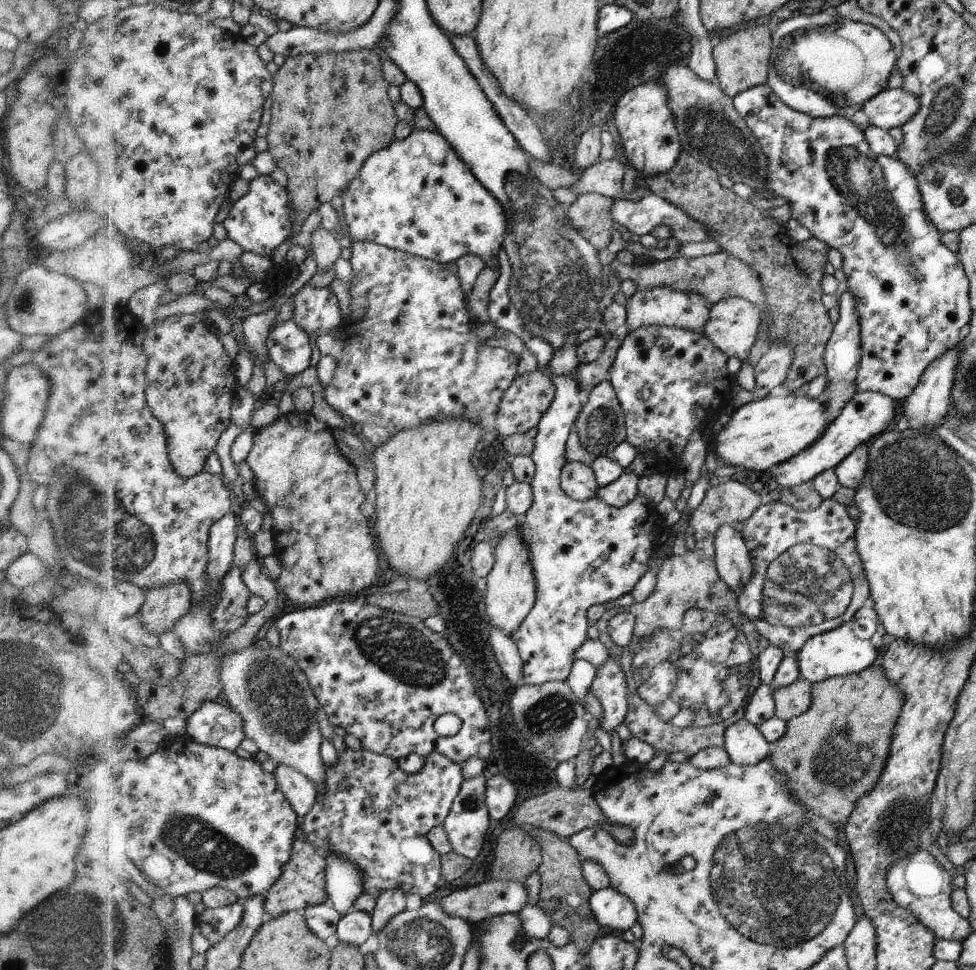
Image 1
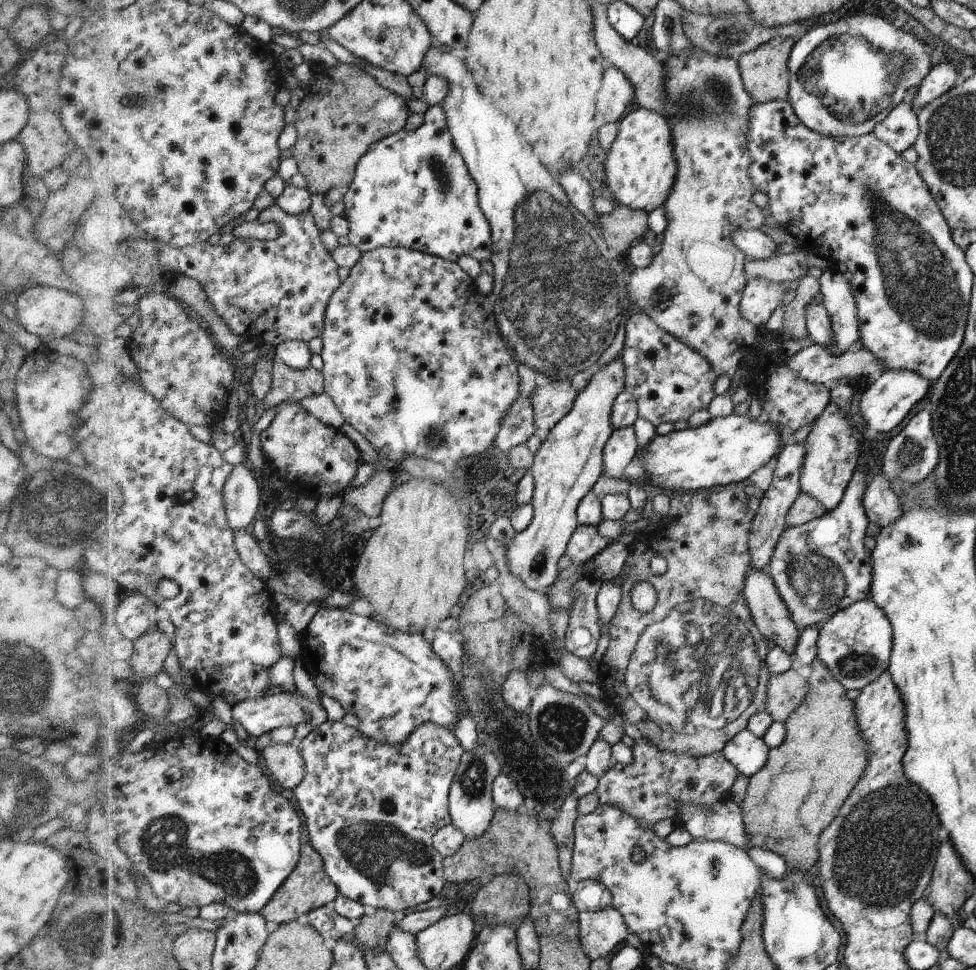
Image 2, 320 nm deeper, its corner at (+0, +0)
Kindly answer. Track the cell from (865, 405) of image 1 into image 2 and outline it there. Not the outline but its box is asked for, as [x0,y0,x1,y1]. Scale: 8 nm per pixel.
[859,369,932,433]

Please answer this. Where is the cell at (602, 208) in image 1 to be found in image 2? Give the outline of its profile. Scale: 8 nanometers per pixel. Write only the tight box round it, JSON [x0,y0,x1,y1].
[598,205,649,254]

